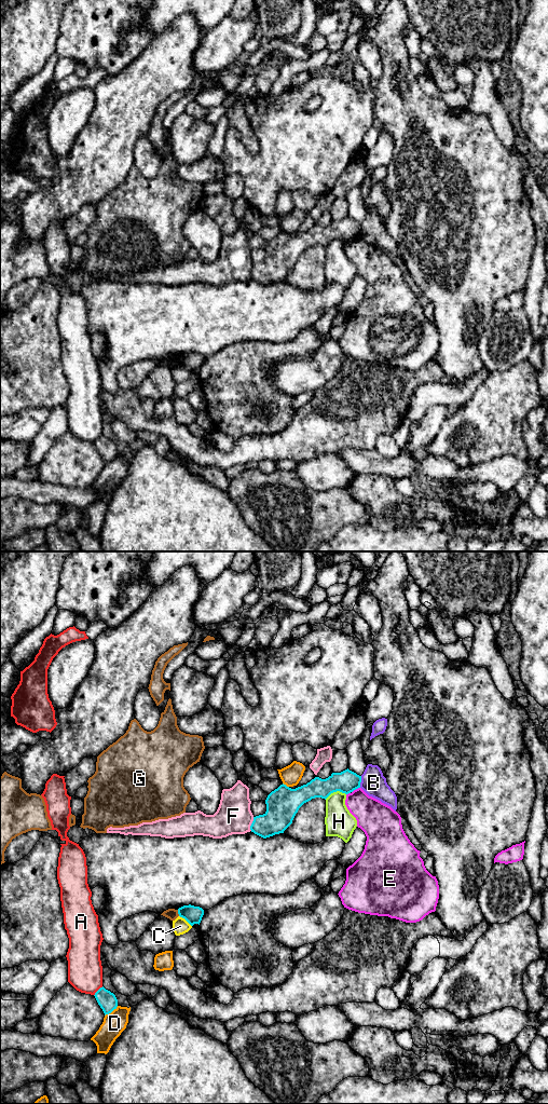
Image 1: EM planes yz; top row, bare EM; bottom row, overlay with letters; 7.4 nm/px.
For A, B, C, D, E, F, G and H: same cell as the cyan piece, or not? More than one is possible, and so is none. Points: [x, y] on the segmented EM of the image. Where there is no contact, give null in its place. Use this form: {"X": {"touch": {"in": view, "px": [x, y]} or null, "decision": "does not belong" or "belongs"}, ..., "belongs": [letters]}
{"A": {"touch": {"in": "yz", "px": [97, 991]}, "decision": "does not belong"}, "B": {"touch": {"in": "yz", "px": [360, 781]}, "decision": "does not belong"}, "C": {"touch": {"in": "yz", "px": [186, 920]}, "decision": "does not belong"}, "D": {"touch": {"in": "yz", "px": [111, 1011]}, "decision": "does not belong"}, "E": {"touch": {"in": "yz", "px": [355, 789]}, "decision": "does not belong"}, "F": {"touch": {"in": "yz", "px": [251, 823]}, "decision": "does not belong"}, "G": {"touch": {"in": "yz", "px": [178, 913]}, "decision": "does not belong"}, "H": {"touch": {"in": "yz", "px": [334, 791]}, "decision": "does not belong"}, "belongs": []}

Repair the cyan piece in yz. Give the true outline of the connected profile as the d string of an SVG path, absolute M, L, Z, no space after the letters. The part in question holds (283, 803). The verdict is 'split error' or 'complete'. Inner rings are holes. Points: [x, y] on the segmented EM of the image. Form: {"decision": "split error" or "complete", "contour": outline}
{"decision": "complete", "contour": "M347 768L341 773L332 773L326 779L315 777L296 789L283 783L268 795L266 812L254 817L250 830L263 839L284 833L304 803L315 798L326 800L337 791L348 794L360 788L360 782L361 776Z"}

